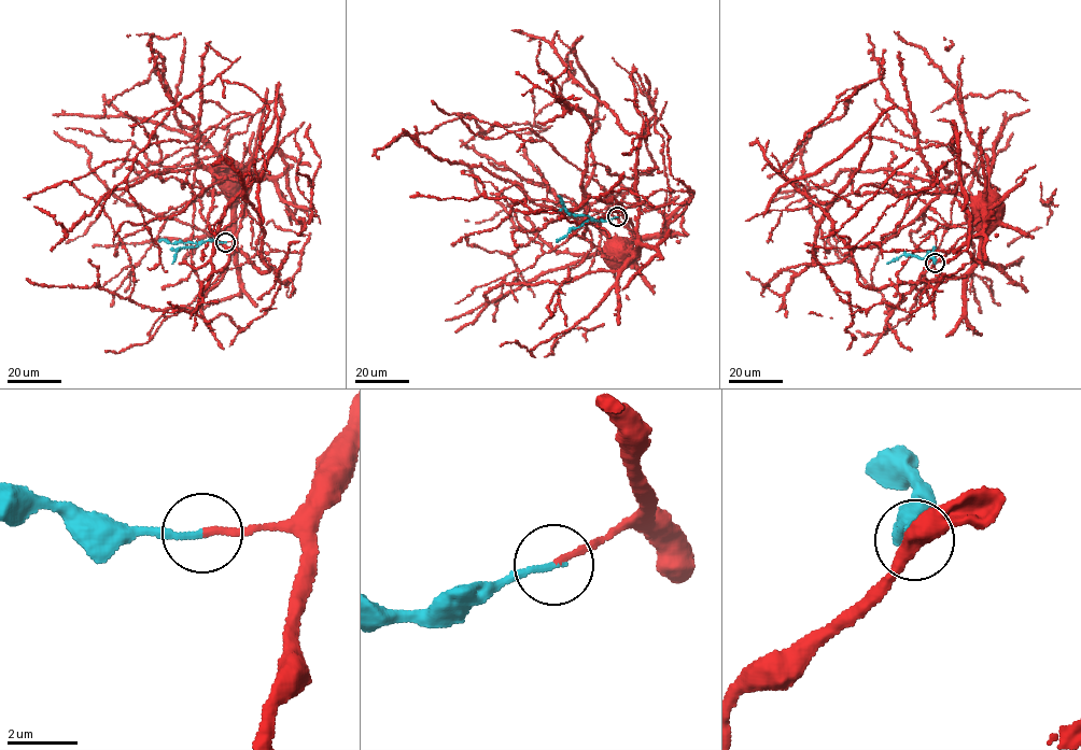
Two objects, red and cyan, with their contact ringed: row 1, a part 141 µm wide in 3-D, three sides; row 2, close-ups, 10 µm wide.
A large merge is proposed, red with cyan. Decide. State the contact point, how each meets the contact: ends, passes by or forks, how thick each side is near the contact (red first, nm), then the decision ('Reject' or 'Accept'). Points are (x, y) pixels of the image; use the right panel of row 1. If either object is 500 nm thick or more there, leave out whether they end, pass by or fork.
Place: (935, 263). At the ring red ends. At the ring cyan ends. Thickness 190 nm (red) against 180 nm. Accept

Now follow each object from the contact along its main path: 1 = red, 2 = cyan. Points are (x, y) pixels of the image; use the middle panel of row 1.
1: (616, 216), (623, 214), (635, 231), (607, 213), (531, 200), (514, 183), (536, 203), (584, 216), (621, 245)
2: (616, 216), (597, 221), (587, 215), (573, 215), (558, 195)

